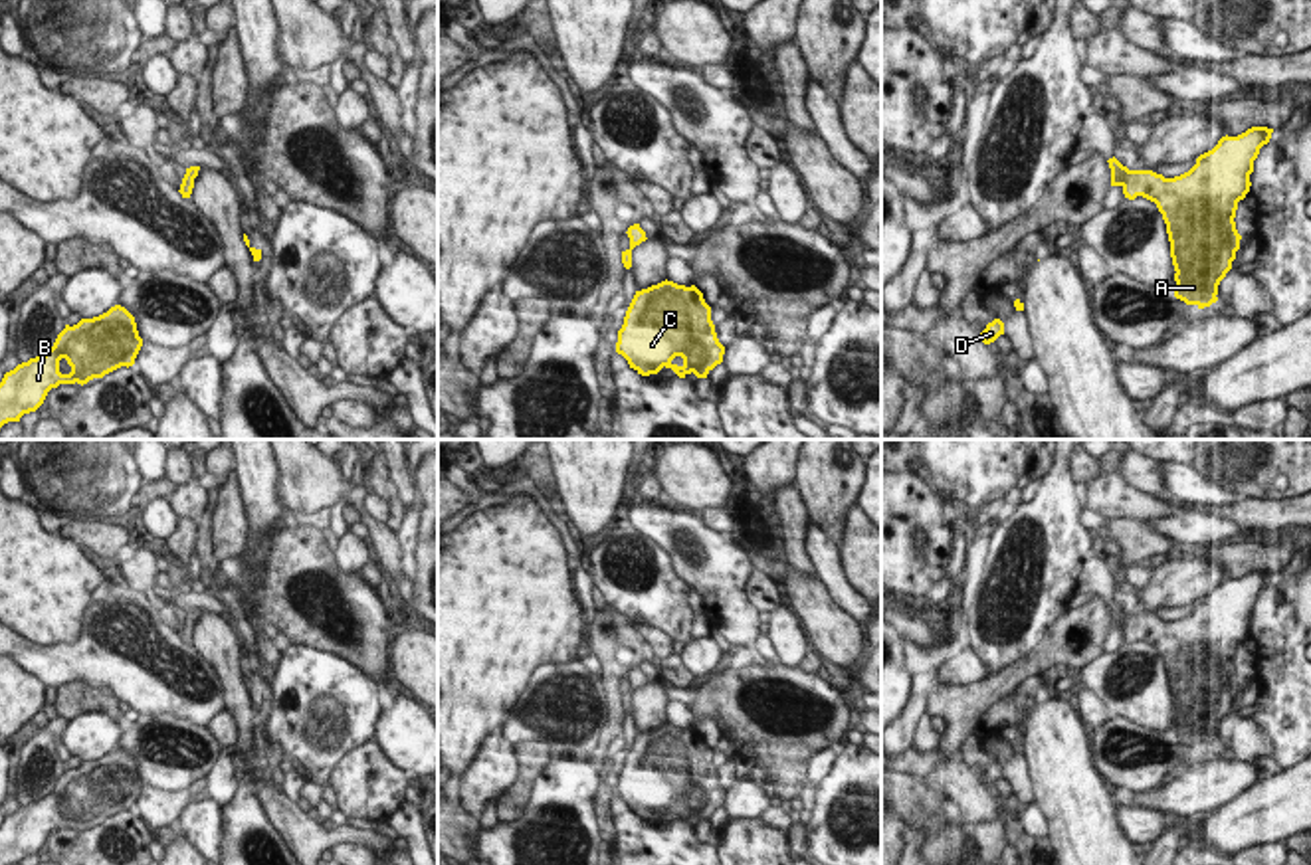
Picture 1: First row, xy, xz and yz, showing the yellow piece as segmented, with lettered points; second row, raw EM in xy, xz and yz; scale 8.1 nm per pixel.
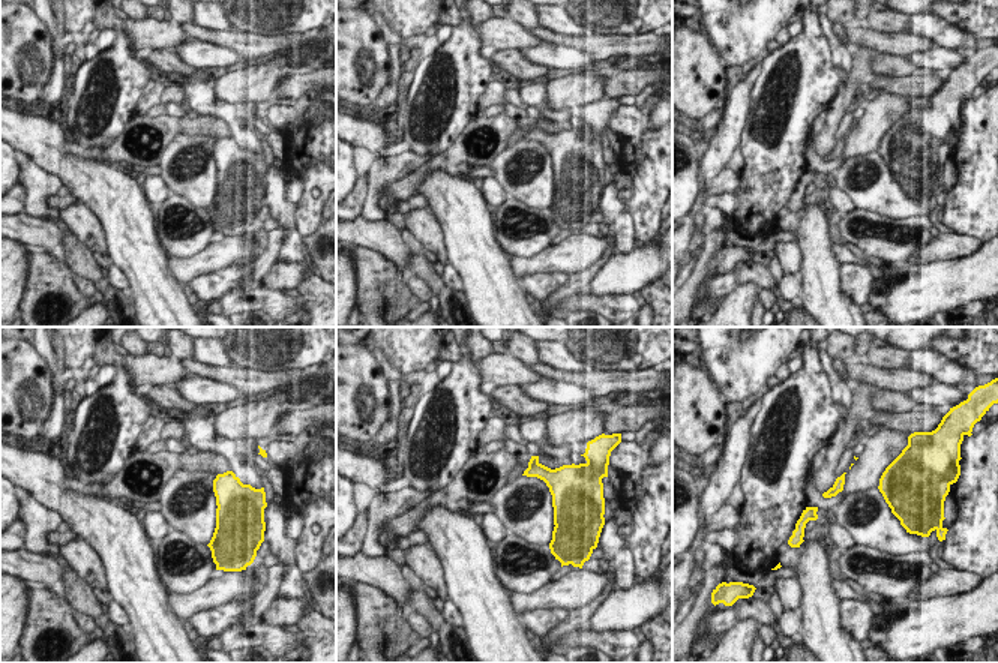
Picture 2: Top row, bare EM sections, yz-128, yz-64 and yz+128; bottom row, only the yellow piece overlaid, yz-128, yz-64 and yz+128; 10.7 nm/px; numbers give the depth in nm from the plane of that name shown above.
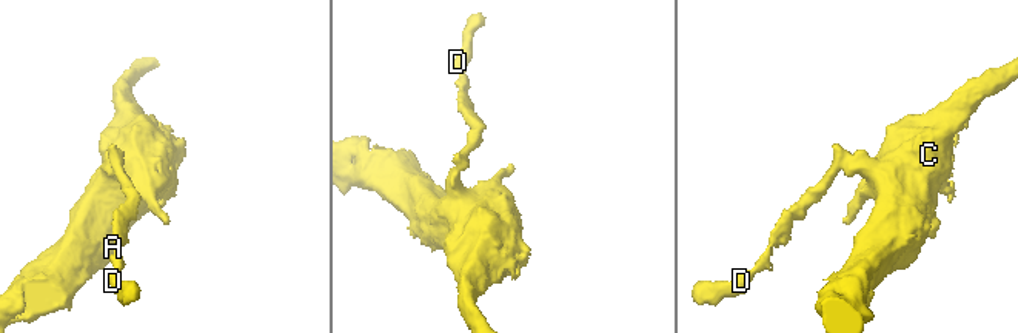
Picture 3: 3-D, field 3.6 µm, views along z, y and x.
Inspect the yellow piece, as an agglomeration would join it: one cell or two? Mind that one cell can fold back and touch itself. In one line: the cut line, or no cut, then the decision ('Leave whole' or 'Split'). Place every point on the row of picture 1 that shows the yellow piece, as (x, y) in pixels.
No split. Leave whole.

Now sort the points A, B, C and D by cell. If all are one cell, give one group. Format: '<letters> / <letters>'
A B C D

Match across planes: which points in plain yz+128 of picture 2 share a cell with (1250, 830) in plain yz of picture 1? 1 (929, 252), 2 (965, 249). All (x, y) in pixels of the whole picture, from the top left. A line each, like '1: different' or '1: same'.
1: different
2: different

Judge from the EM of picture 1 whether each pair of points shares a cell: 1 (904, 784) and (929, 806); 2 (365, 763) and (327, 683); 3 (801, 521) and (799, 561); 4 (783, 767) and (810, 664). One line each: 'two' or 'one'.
1: one
2: two
3: one
4: two

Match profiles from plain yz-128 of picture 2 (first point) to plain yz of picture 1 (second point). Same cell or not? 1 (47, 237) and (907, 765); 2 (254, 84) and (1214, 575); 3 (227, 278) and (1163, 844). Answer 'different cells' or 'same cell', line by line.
1: same cell
2: same cell
3: different cells

